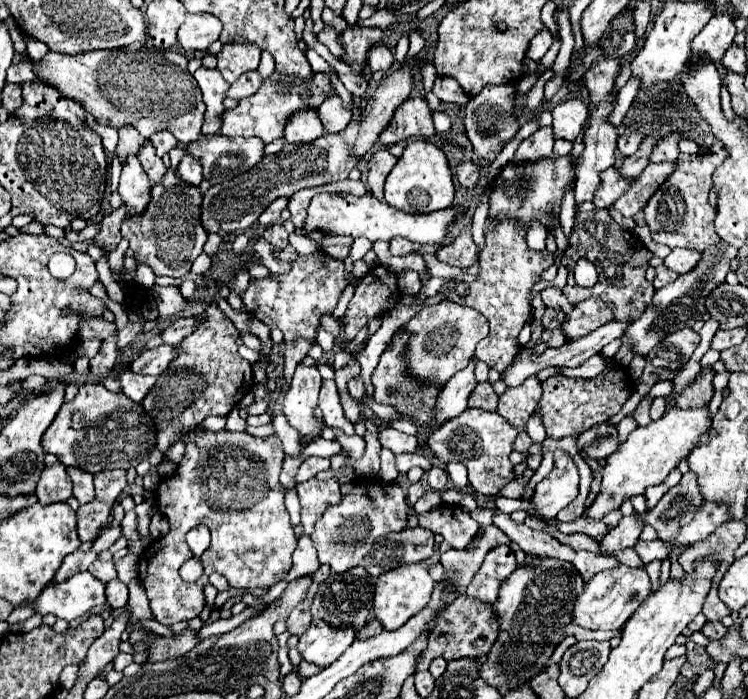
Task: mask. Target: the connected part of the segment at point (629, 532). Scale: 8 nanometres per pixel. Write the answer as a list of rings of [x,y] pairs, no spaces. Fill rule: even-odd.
[[[639,513],[623,517],[615,529],[611,529],[605,539],[601,541],[601,553],[611,553],[615,549],[625,549],[633,547],[635,541],[639,539],[639,533],[643,531],[645,521],[639,517]]]

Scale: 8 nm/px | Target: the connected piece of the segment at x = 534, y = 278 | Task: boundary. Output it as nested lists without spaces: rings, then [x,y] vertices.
[[[495,223],[491,233],[485,235],[485,249],[479,255],[481,273],[477,275],[477,281],[471,283],[467,297],[457,297],[451,293],[455,283],[449,283],[441,287],[439,293],[445,295],[445,299],[451,299],[455,303],[469,305],[483,313],[489,321],[489,335],[479,341],[475,357],[479,357],[483,363],[487,363],[491,369],[499,371],[501,375],[513,365],[513,359],[519,355],[519,341],[517,335],[529,321],[529,315],[533,313],[531,307],[531,287],[541,281],[541,273],[555,263],[555,255],[549,251],[535,253],[527,247],[525,235],[513,227],[513,223]]]

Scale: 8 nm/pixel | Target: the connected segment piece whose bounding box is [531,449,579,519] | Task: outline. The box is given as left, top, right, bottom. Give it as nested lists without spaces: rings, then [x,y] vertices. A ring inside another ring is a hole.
[[[563,449],[555,451],[553,471],[537,483],[533,493],[533,507],[545,519],[553,519],[579,495],[579,471],[569,453]]]

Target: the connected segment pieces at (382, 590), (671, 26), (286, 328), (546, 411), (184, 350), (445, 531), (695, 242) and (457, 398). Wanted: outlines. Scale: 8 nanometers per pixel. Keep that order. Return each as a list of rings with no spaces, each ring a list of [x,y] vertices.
[[[419,563],[419,565],[401,565],[399,569],[391,569],[383,575],[379,575],[375,583],[375,597],[373,597],[373,611],[375,617],[381,621],[381,625],[387,631],[395,631],[401,625],[405,625],[419,609],[423,609],[431,597],[435,581],[431,579],[429,571]]]
[[[667,1],[661,15],[655,19],[651,33],[647,33],[645,45],[639,55],[631,63],[631,77],[641,79],[641,87],[649,89],[653,85],[663,83],[665,79],[673,79],[685,67],[693,37],[705,27],[705,23],[713,17],[711,1],[701,3],[681,3],[681,1]]]
[[[317,251],[311,257],[299,255],[293,261],[293,269],[285,275],[271,275],[269,279],[251,279],[251,285],[241,295],[245,303],[245,313],[263,321],[269,329],[279,327],[285,335],[285,385],[291,385],[295,365],[307,355],[309,347],[315,341],[315,329],[323,313],[333,311],[341,291],[347,287],[345,269],[341,259],[333,259],[323,251]]]
[[[611,363],[611,369],[607,369],[603,375],[595,379],[573,379],[563,375],[549,377],[547,381],[543,381],[543,397],[539,401],[537,411],[543,415],[547,437],[551,439],[577,437],[581,431],[593,427],[595,423],[613,417],[621,409],[621,405],[631,397],[631,393],[633,387],[631,381],[625,377],[623,367]]]
[[[209,307],[199,317],[203,325],[179,343],[179,357],[159,375],[157,385],[141,403],[157,425],[157,447],[161,453],[167,453],[183,433],[191,431],[205,417],[229,415],[253,387],[253,369],[237,353],[239,331],[231,319],[219,307]]]
[[[443,503],[417,517],[423,529],[439,533],[453,549],[465,549],[479,529],[477,521],[459,505]]]
[[[727,151],[719,153],[681,153],[677,159],[677,169],[671,177],[655,191],[655,195],[645,205],[645,219],[651,229],[653,241],[669,245],[669,247],[689,247],[697,251],[705,251],[709,245],[719,245],[721,237],[715,233],[713,221],[717,211],[709,205],[709,189],[711,189],[711,173],[725,161]]]
[[[475,359],[469,361],[467,369],[461,369],[459,373],[455,373],[455,377],[451,377],[451,381],[447,381],[447,385],[443,387],[439,399],[437,399],[437,413],[435,419],[431,421],[431,427],[441,425],[457,415],[461,415],[467,409],[467,399],[471,395],[471,391],[477,385],[475,379]]]

